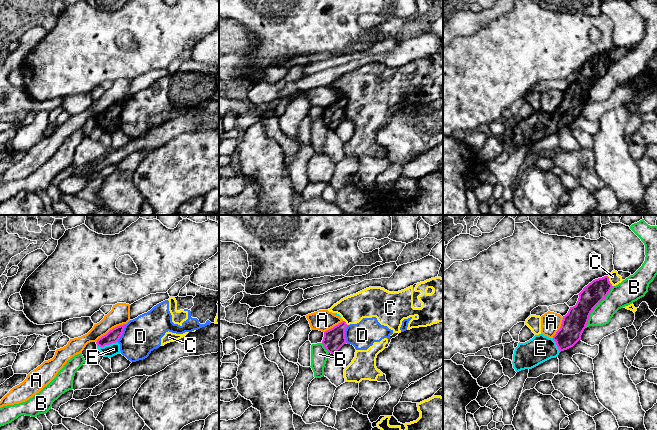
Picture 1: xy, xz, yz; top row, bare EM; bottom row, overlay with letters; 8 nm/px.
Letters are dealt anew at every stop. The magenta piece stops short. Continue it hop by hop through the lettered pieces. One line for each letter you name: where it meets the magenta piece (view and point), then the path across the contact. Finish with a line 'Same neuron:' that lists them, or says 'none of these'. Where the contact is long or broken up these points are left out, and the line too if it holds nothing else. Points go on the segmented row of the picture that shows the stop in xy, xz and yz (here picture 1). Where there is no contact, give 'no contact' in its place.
E: contact xy (107, 344); way xy (112, 336), (107, 344), (113, 349)
Same neuron: E

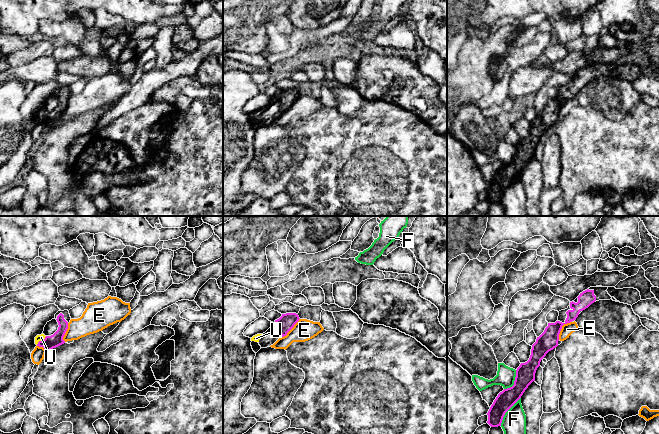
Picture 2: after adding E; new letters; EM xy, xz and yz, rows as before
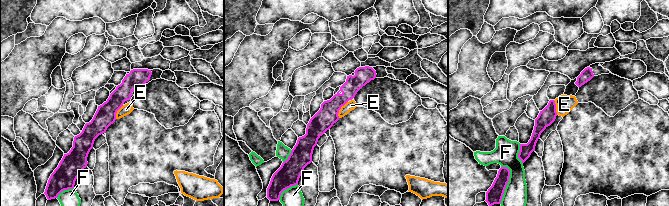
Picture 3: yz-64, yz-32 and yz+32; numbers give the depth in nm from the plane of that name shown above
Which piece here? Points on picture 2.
U: contact xy (42, 340); way xy (55, 340), (42, 340), (41, 337)
Same neuron: U

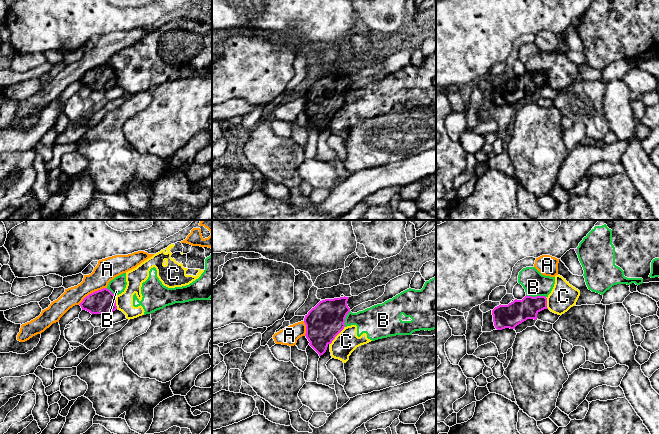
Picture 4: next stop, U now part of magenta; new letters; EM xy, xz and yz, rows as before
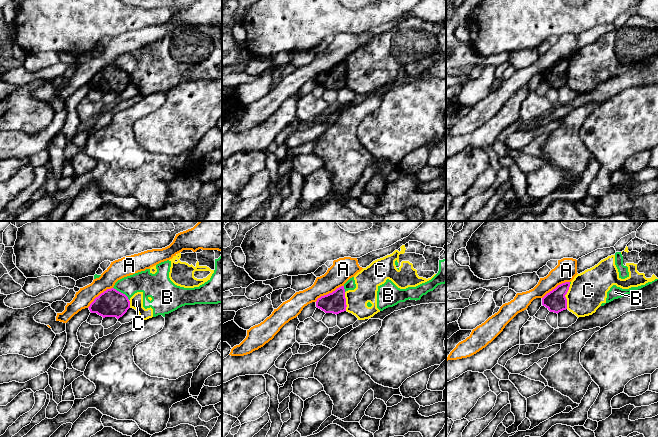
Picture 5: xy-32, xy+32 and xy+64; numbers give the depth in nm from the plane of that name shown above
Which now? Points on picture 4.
Same neuron: none of these

